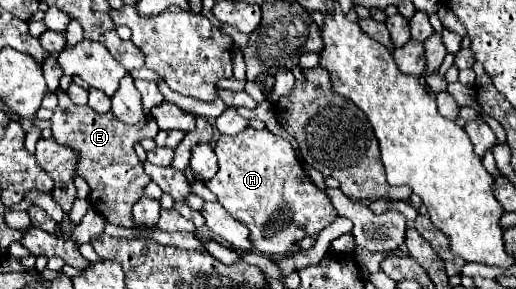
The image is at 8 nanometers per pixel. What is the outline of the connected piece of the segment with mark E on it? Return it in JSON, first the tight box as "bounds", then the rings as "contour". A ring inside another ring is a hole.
{"bounds":[52,81,164,227],"contour":[[[134,81],[136,89],[142,95],[142,105],[146,113],[146,123],[144,125],[126,125],[118,121],[112,113],[98,115],[94,109],[88,109],[88,105],[74,105],[66,91],[58,89],[58,107],[54,109],[52,115],[52,137],[58,143],[72,145],[74,149],[80,151],[80,161],[76,173],[88,183],[90,187],[90,205],[106,217],[106,221],[120,225],[120,227],[134,227],[132,223],[132,205],[142,197],[144,187],[150,183],[150,177],[144,173],[142,163],[136,157],[134,145],[140,143],[146,137],[156,137],[158,125],[156,119],[152,117],[152,107],[160,105],[164,101],[164,95],[160,93],[158,85],[154,81]]]}

